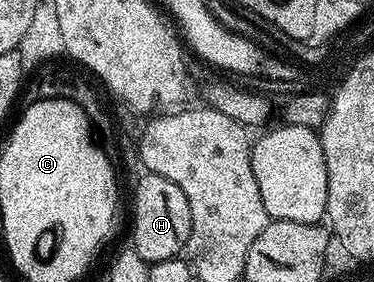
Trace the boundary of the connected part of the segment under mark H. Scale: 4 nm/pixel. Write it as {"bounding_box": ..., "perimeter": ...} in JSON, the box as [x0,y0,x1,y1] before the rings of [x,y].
{"bounding_box":[131,172,192,263],"perimeter":[[[150,172],[143,176],[136,181],[136,198],[132,201],[131,248],[149,263],[181,256],[188,244],[188,236],[192,234],[190,203],[186,203],[186,195],[182,195],[170,179],[162,179],[162,175]]]}

